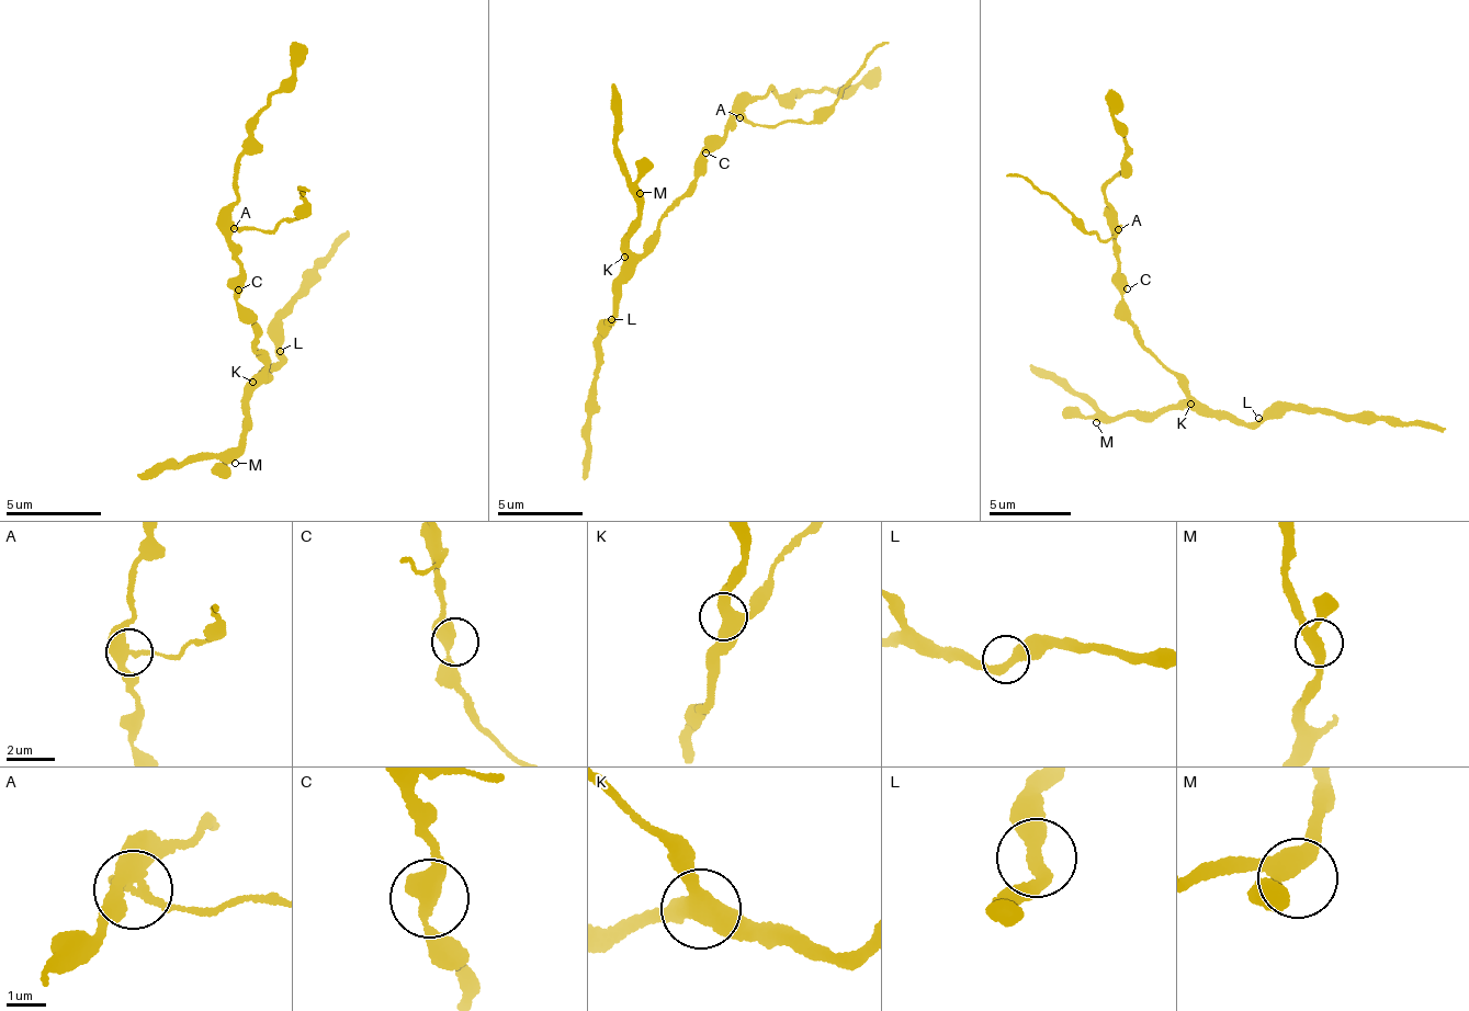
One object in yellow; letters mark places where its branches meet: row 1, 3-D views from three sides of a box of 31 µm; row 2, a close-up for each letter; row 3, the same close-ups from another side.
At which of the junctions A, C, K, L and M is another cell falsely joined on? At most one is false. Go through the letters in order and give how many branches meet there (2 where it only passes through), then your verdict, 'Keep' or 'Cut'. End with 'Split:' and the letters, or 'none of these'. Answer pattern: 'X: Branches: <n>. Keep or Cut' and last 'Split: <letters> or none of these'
A: Branches: 3. Cut
C: Branches: 2. Keep
K: Branches: 3. Keep
L: Branches: 2. Keep
M: Branches: 3. Keep
Split: A

